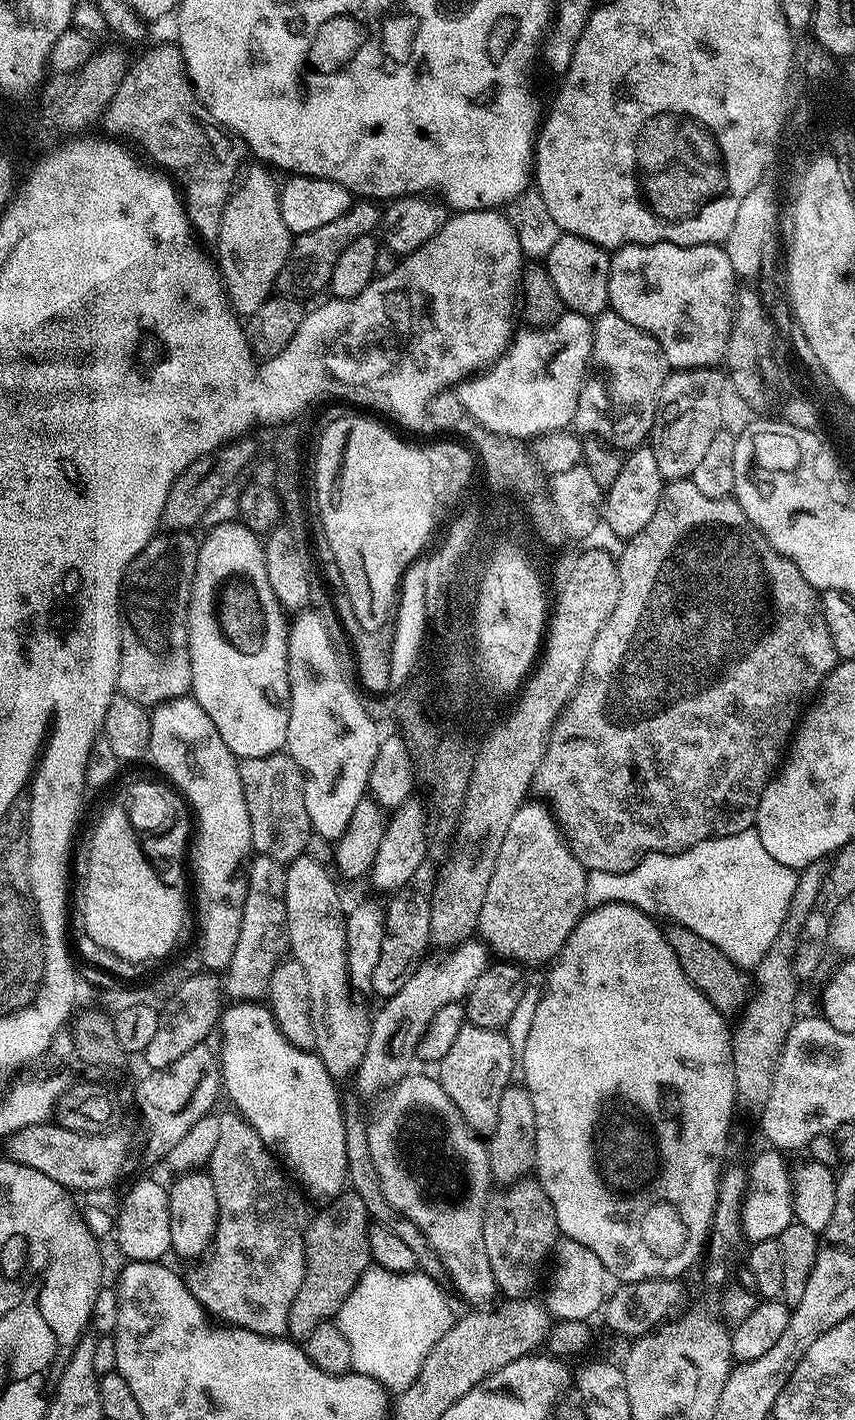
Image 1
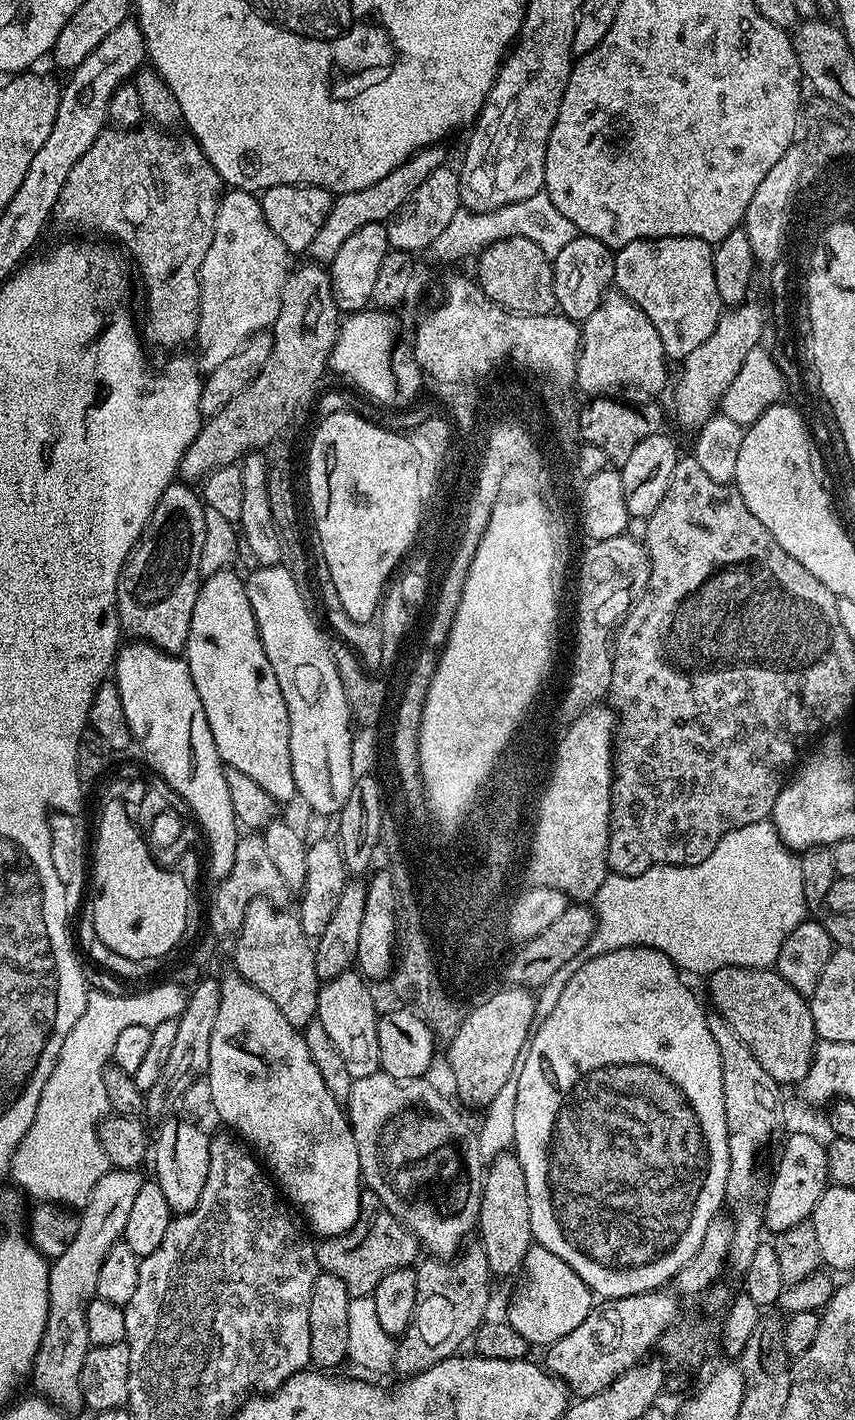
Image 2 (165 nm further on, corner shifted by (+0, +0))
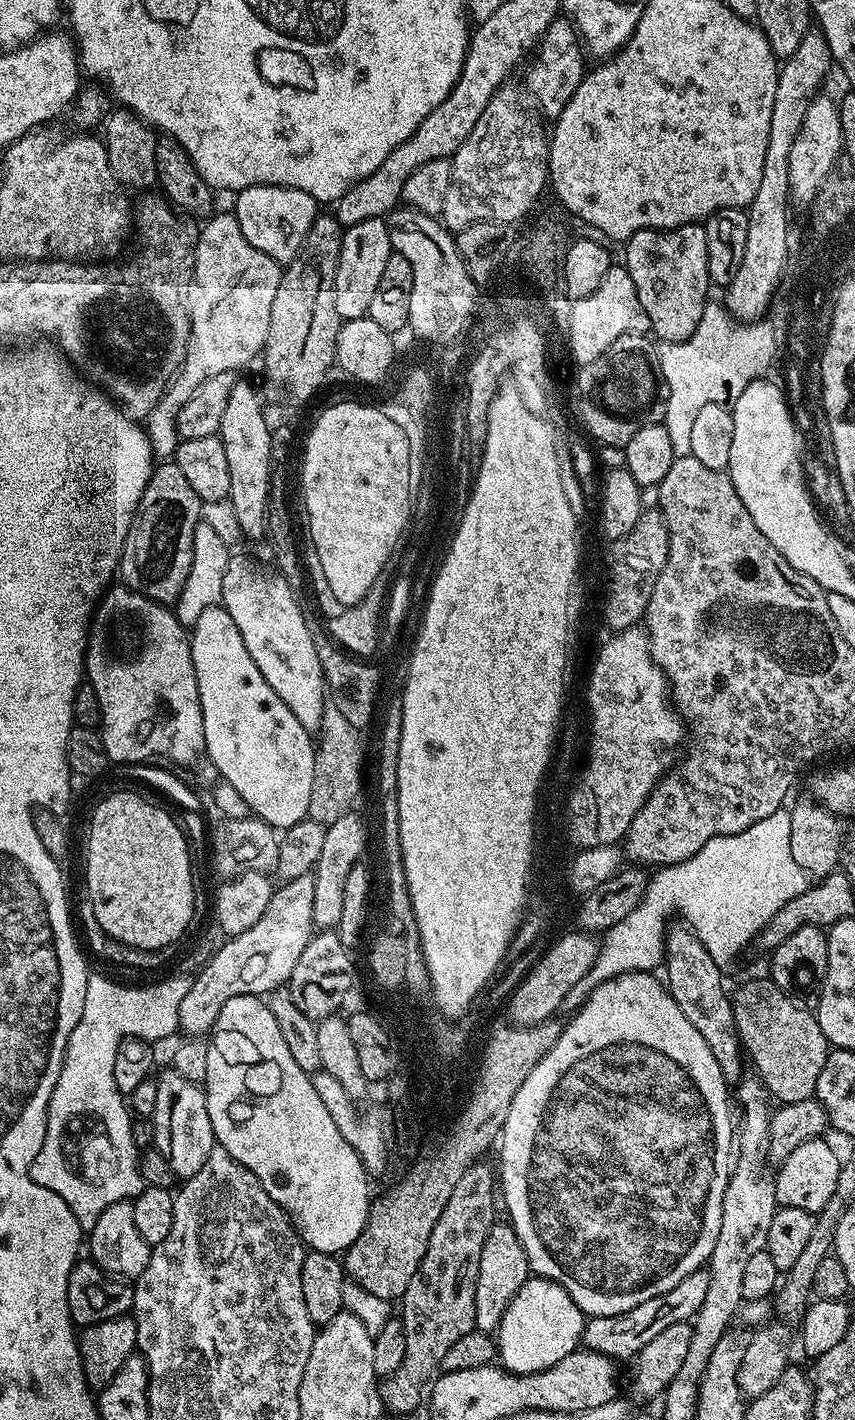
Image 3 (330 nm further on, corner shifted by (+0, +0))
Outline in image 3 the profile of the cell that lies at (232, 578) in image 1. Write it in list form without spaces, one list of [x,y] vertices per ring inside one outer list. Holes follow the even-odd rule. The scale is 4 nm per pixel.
[[[215,604],[206,610],[202,610],[198,622],[194,622],[190,626],[190,639],[192,641],[194,674],[198,678],[198,698],[202,706],[204,752],[207,753],[208,758],[213,760],[214,765],[216,765],[220,771],[221,781],[230,786],[234,786],[234,790],[238,790],[238,794],[242,794],[242,798],[248,803],[251,815],[255,816],[258,820],[264,820],[271,828],[283,830],[294,826],[298,822],[302,822],[308,815],[308,807],[310,806],[310,786],[314,786],[316,745],[313,737],[302,726],[302,722],[298,722],[298,718],[292,713],[290,706],[286,706],[286,702],[282,702],[282,698],[278,698],[278,694],[274,694],[274,690],[270,690],[270,682],[266,682],[266,678],[262,678],[262,670],[258,670],[254,658],[250,658],[250,650],[246,650],[246,642],[242,642],[242,634],[238,634],[238,626],[234,626],[234,618],[230,618],[230,614],[224,607],[220,604]]]

